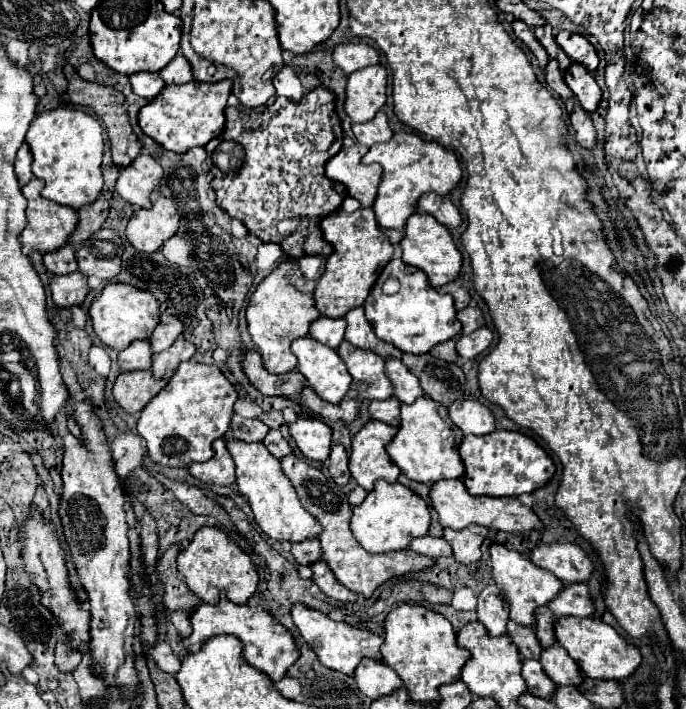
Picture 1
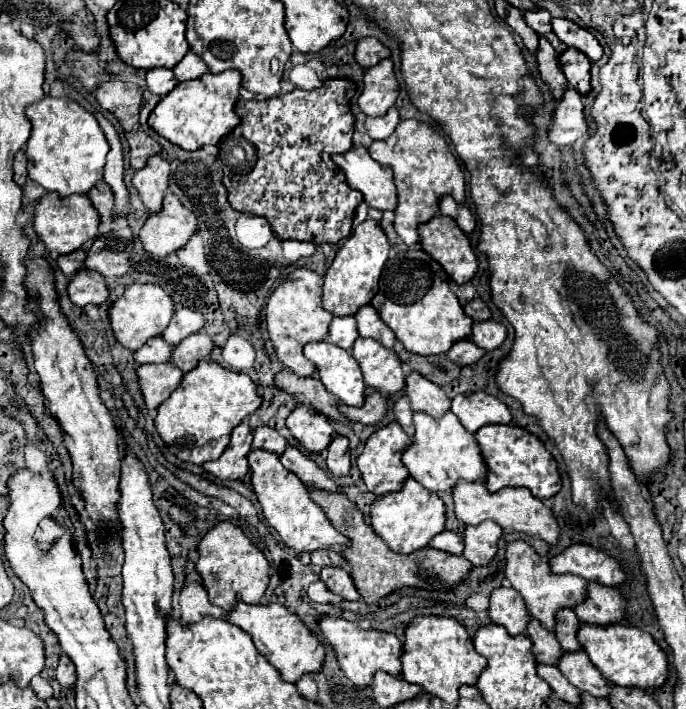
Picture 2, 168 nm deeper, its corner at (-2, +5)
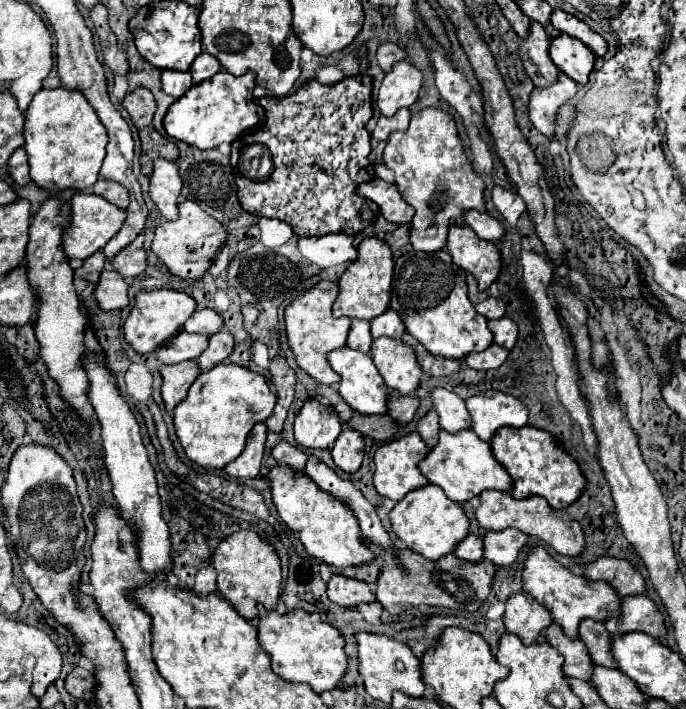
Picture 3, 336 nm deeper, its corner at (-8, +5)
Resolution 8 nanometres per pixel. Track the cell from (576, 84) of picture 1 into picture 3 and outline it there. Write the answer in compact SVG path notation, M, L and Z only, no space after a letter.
M560 34L550 44L550 58L564 74L574 78L578 84L586 84L596 56L580 40L570 38L568 34Z

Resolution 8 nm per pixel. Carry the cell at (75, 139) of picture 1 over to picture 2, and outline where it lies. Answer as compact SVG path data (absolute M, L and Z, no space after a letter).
M44 96L42 100L28 104L26 116L32 122L32 134L26 142L26 154L24 150L20 150L14 158L14 182L22 186L28 176L46 192L58 192L60 196L86 194L102 178L104 158L110 150L106 136L98 126L98 120L78 102L52 96Z

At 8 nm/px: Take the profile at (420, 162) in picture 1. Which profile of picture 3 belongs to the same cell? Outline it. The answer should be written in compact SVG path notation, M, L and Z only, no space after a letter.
M424 108L418 114L412 116L410 126L406 132L394 132L384 148L384 164L394 172L396 188L402 194L402 198L414 206L416 214L412 218L412 230L410 230L410 244L414 250L420 252L436 252L446 246L446 234L448 224L456 218L462 218L464 210L484 210L484 182L482 178L472 170L472 164L464 152L462 140L458 136L456 124L448 112L442 112L438 108Z

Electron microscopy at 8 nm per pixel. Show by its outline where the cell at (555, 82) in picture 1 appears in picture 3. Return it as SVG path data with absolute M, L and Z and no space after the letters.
M532 22L530 26L530 38L522 42L520 46L520 58L524 60L524 68L528 76L532 78L534 86L548 88L558 80L558 68L554 66L550 54L550 38L546 36L542 24Z

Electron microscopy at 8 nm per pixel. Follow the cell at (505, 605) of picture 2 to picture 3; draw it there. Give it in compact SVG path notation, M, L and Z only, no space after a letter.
M518 592L518 596L510 596L510 600L506 600L506 612L502 620L506 630L520 636L520 640L526 644L536 642L544 628L552 624L550 612L526 592Z

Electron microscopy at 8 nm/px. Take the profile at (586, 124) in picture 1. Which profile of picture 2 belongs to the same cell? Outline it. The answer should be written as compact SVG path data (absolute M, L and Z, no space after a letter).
M568 88L556 102L556 108L552 112L548 140L556 146L568 146L574 144L586 132L588 126L584 120L582 96L574 88Z

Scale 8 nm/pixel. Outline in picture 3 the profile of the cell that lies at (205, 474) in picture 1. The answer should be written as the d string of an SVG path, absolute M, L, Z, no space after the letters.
M260 422L250 430L244 452L236 460L226 464L224 472L232 478L256 478L260 472L264 442L266 442L266 424Z

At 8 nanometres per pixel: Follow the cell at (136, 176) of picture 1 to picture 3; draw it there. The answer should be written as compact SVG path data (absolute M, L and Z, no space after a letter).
M154 160L154 172L150 176L150 198L158 206L160 214L166 220L178 218L178 194L182 190L182 178L178 174L178 166L168 160Z

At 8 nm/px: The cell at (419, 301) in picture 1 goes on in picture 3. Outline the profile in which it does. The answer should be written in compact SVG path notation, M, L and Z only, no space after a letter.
M410 250L398 256L394 264L390 298L390 308L400 314L406 332L420 344L424 344L424 348L432 356L456 360L464 356L464 362L474 370L492 370L506 360L508 352L498 344L492 344L492 332L486 326L486 318L474 310L472 302L466 296L464 270L452 262L446 250L438 250L432 254Z

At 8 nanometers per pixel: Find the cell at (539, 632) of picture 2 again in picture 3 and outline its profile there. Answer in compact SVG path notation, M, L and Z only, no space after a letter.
M550 624L550 628L546 628L546 642L550 646L554 646L562 656L564 656L564 664L562 664L562 672L566 676L572 678L580 678L590 682L590 672L592 672L592 660L588 656L586 646L578 640L578 638L568 638L562 634L562 628L558 624Z

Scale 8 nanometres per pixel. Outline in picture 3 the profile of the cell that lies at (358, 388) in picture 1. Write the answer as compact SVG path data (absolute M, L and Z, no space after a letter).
M376 338L370 356L388 388L398 390L402 396L416 390L422 368L408 344L394 338Z

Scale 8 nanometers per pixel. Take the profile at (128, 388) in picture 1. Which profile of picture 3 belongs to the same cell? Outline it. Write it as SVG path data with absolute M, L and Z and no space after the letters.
M188 360L174 366L160 366L160 376L162 376L162 400L166 410L172 414L176 404L180 404L186 398L188 388L196 380L198 364L196 360Z

